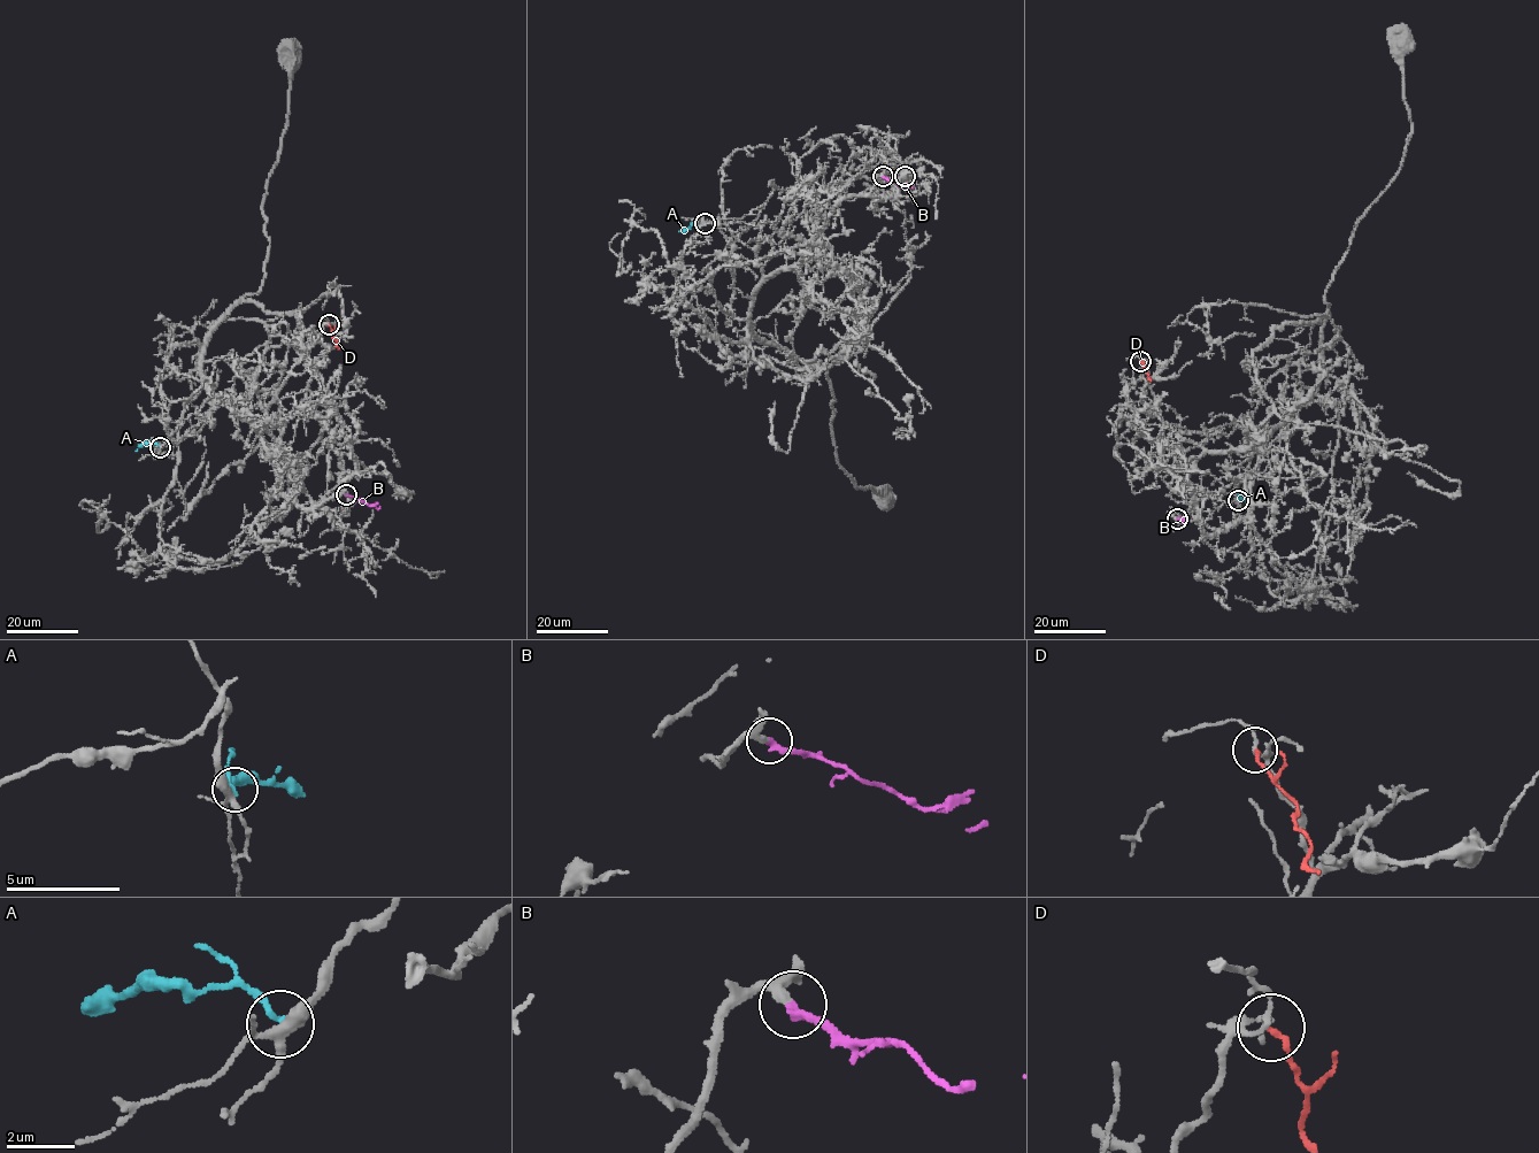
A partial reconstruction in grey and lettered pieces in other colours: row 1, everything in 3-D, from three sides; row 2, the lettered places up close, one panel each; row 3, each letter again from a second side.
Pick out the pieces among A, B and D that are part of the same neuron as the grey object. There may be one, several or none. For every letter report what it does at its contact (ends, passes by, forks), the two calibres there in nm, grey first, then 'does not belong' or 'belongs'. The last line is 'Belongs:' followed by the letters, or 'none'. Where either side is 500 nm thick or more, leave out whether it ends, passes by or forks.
A: it ends there; 320 nm thick on the grey side, 200 nm on the other; does not belong
B: it ends there; 220 nm thick on the grey side, 320 nm on the other; belongs
D: it ends there; 140 nm thick on the grey side, 170 nm on the other; does not belong
Belongs: B

